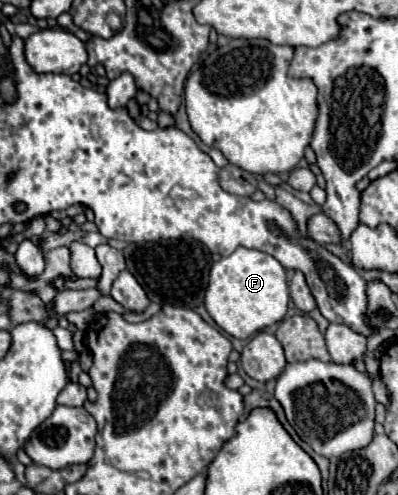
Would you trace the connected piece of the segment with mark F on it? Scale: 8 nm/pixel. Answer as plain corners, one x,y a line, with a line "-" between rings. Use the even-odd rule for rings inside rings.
238,247
232,255
212,265
206,289
206,309
212,319
232,337
248,339
256,331
284,319
288,311
288,279
284,267
268,253

